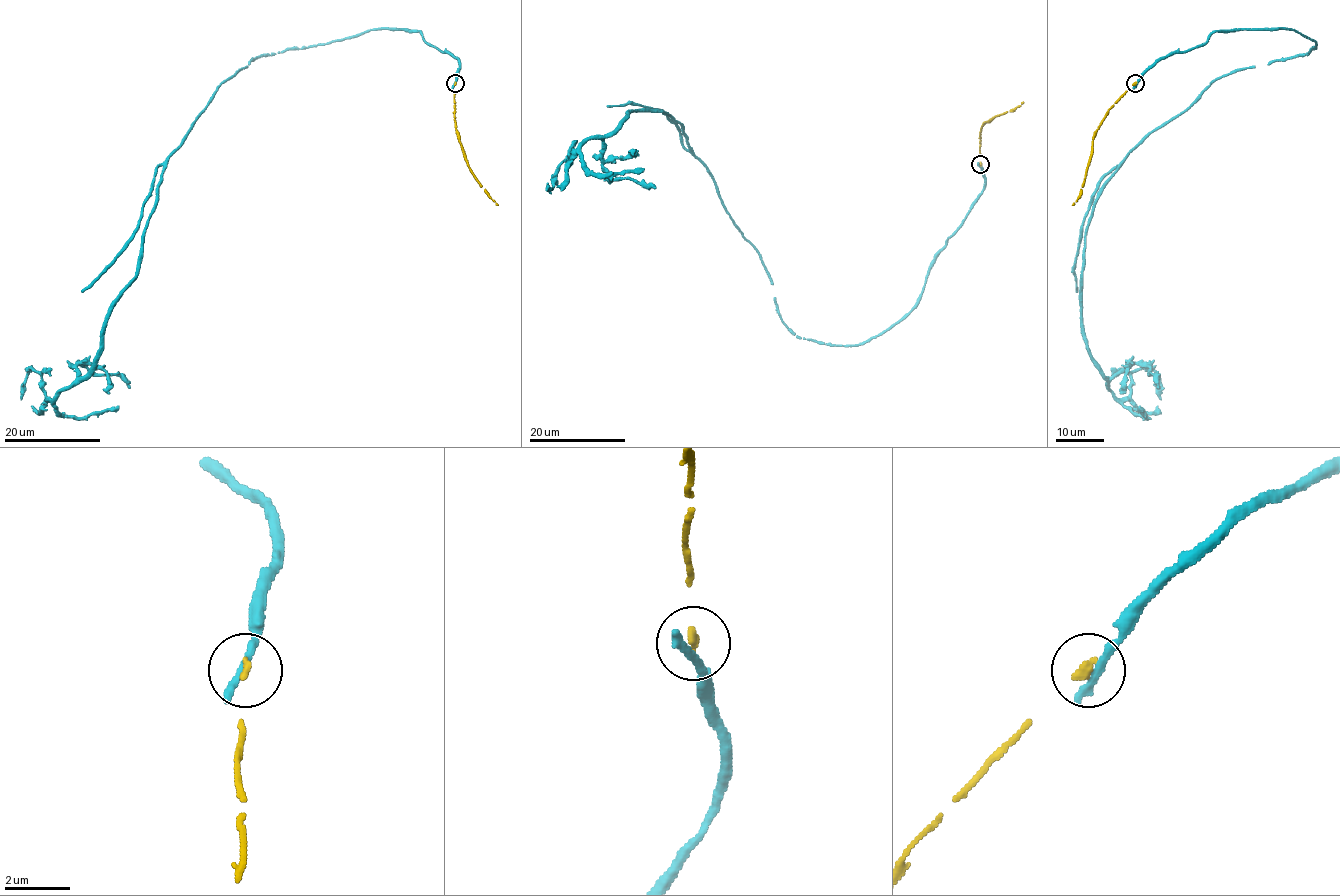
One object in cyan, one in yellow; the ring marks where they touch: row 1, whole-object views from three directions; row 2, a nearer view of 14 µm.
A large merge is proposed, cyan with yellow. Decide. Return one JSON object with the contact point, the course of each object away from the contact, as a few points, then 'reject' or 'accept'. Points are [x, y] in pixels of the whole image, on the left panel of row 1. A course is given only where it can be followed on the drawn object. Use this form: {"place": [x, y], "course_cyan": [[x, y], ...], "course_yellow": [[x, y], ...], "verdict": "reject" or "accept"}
{"place": [455, 83], "course_cyan": [[455, 83], [459, 61], [403, 29], [226, 78], [171, 153], [97, 358], [54, 398], [31, 368], [21, 399]], "course_yellow": [[455, 83], [457, 135], [471, 174], [497, 205]], "verdict": "reject"}

